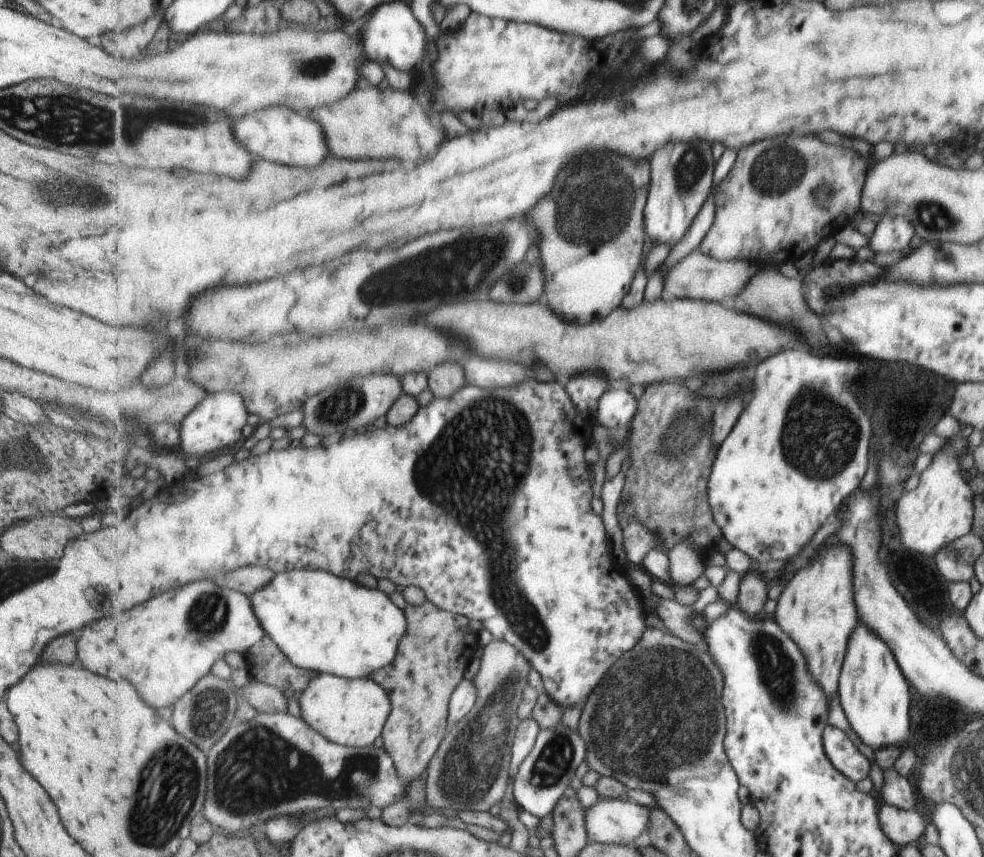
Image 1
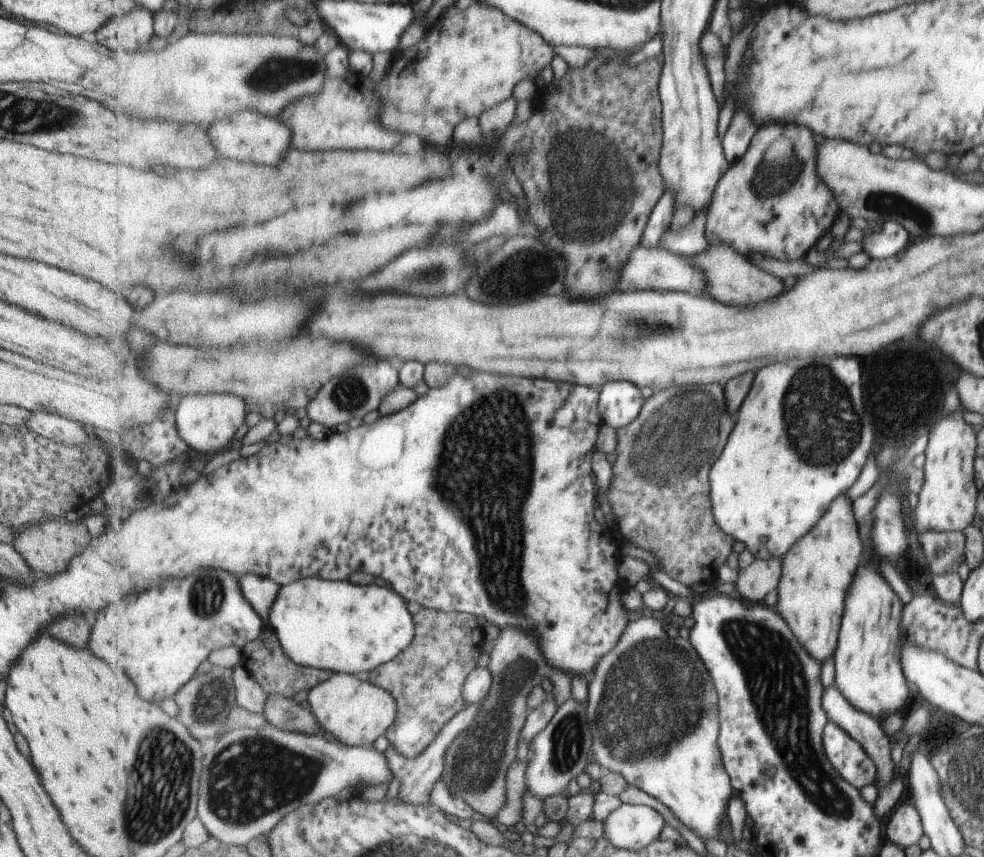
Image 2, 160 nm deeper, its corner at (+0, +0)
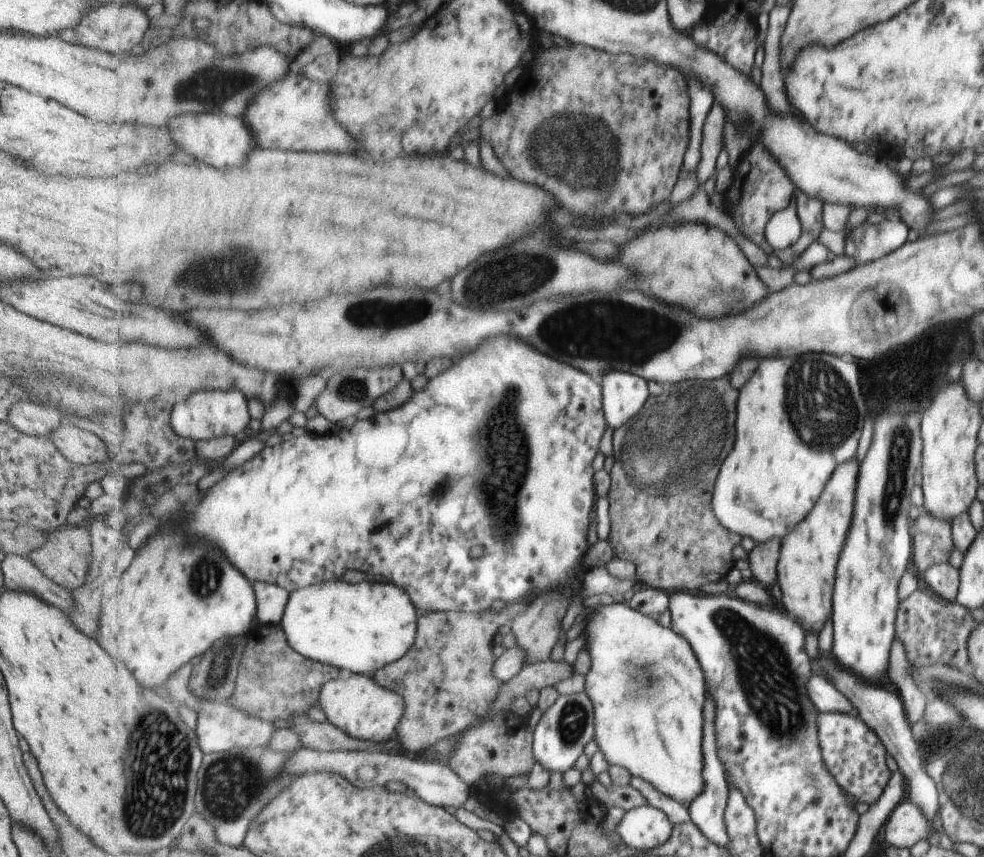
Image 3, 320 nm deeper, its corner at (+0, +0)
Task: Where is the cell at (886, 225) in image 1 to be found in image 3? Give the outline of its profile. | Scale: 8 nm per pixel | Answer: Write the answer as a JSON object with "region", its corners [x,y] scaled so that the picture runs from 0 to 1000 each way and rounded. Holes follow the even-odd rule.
{"region":[[[898,254],[893,261],[880,261],[865,267],[859,280],[857,296],[877,309],[899,300],[915,289],[923,278],[923,266],[917,257]]]}

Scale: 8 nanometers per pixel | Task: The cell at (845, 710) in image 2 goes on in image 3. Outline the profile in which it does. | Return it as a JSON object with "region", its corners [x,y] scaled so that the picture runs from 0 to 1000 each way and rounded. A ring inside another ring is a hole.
{"region":[[[825,788],[819,799],[819,807],[824,814],[831,831],[850,830],[853,832],[867,833],[872,837],[871,828],[863,820],[857,810],[854,810],[839,792]]]}

